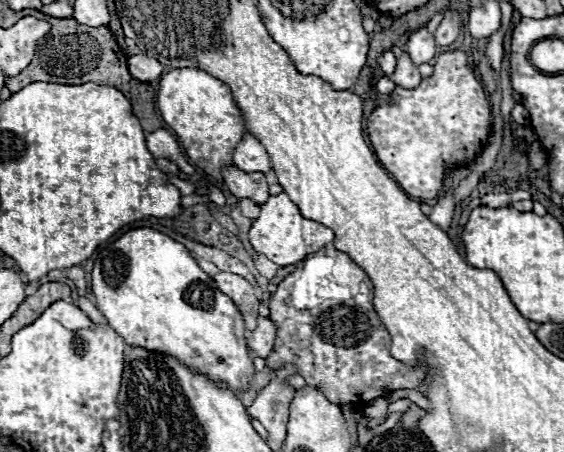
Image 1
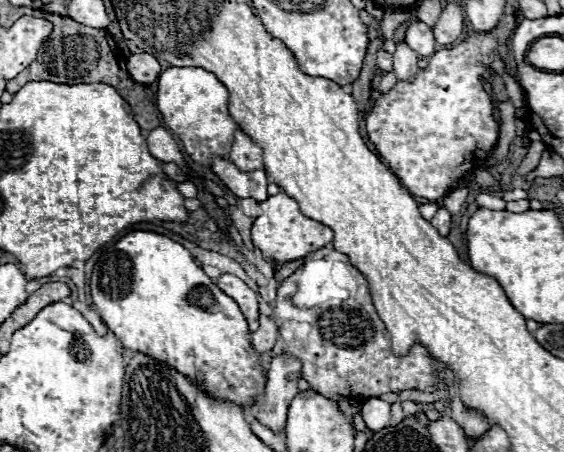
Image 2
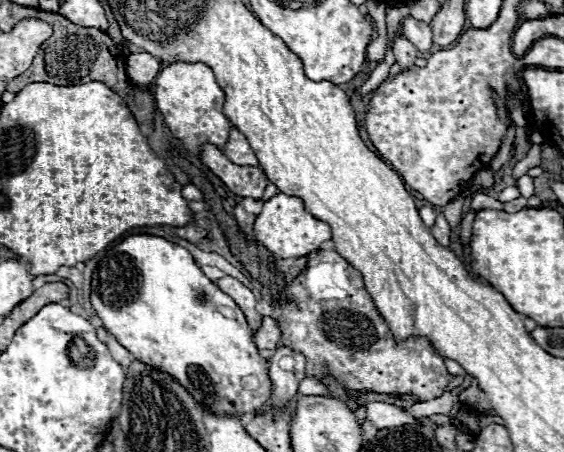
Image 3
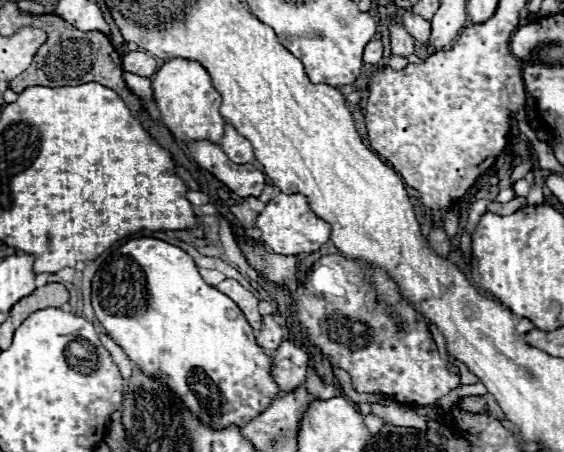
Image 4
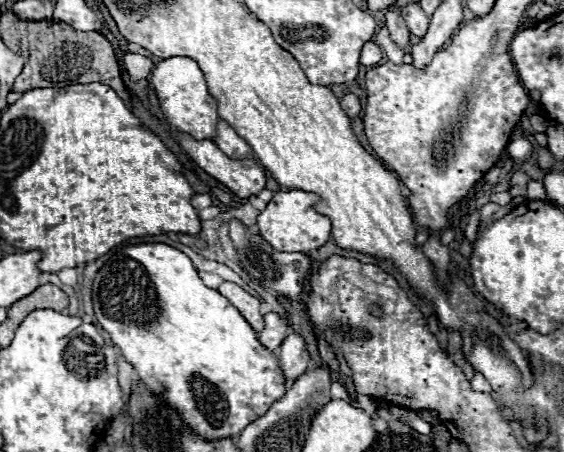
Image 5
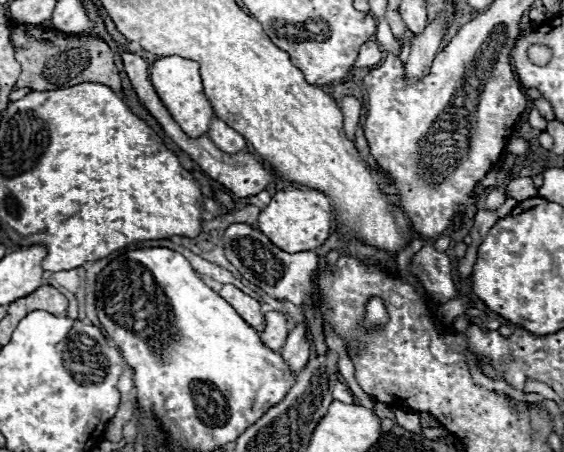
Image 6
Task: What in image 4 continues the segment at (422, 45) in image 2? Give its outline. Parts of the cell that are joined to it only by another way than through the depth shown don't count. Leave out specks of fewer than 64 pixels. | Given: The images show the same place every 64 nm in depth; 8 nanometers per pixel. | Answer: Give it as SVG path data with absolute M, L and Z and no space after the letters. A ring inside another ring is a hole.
M406 10L406 14L402 14L402 22L416 42L420 42L420 44L428 42L428 36L430 36L430 22L428 20L424 20L414 10Z

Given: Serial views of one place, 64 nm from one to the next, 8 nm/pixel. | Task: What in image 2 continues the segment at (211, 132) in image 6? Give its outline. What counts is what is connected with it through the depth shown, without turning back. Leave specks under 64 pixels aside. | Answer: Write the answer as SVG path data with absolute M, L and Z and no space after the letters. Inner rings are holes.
M234 132L234 142L230 146L228 158L240 168L240 170L262 170L264 164L260 160L260 148L242 132Z

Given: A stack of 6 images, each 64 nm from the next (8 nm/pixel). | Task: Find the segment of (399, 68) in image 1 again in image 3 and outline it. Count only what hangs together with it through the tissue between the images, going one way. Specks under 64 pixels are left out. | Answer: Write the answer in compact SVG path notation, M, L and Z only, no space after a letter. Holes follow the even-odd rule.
M396 34L394 42L392 42L392 52L396 56L396 62L402 64L402 70L414 66L414 58L416 58L418 50L414 48L414 44L404 34Z

